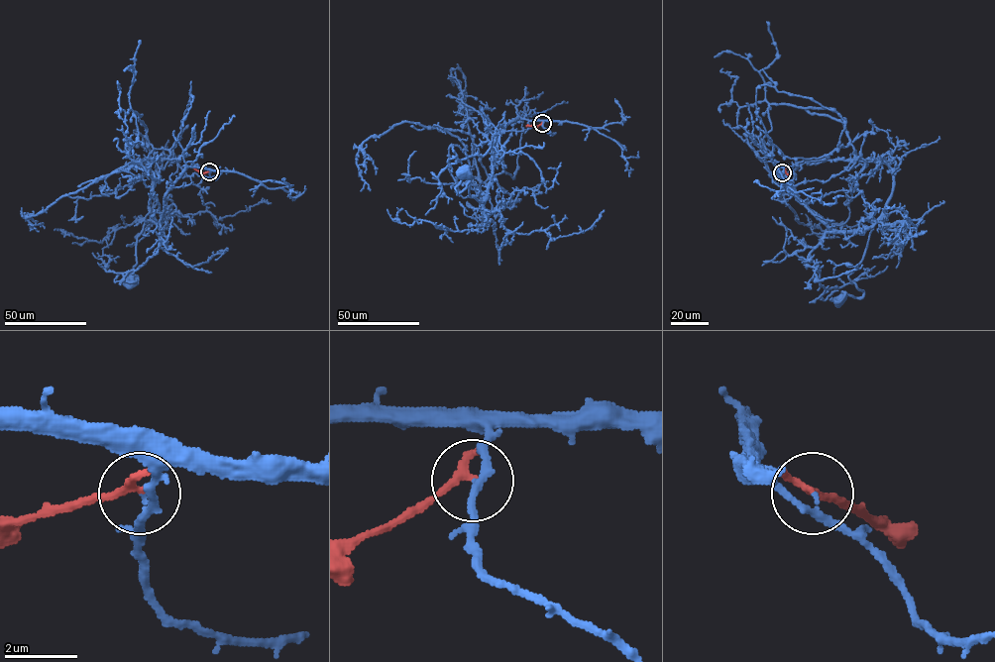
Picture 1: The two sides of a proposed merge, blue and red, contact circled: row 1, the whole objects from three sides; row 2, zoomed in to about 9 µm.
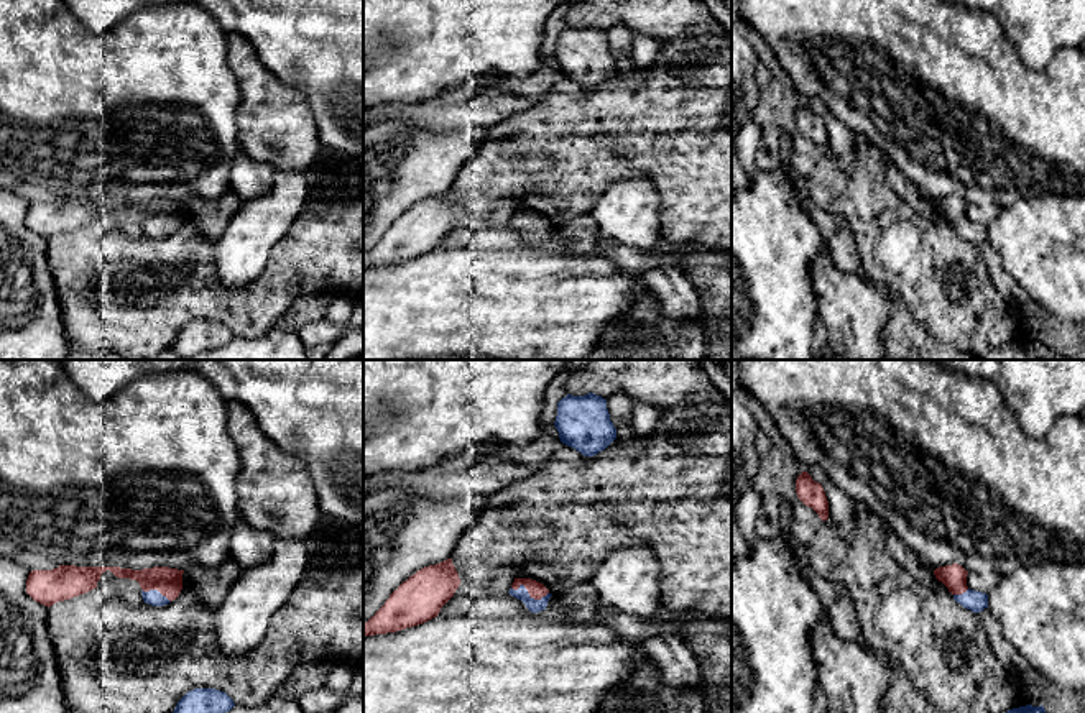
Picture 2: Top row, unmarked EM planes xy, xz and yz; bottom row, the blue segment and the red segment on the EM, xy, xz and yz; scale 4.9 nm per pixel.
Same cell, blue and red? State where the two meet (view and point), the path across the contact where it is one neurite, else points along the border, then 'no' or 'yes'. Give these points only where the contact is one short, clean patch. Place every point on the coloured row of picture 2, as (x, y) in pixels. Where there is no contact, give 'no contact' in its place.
meets blue in xz at (528, 595); runs through xz (521, 593), (528, 595), (536, 590); yes

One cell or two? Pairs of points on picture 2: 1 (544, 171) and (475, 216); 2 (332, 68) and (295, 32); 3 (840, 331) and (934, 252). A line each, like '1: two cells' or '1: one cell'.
1: one cell
2: one cell
3: two cells

